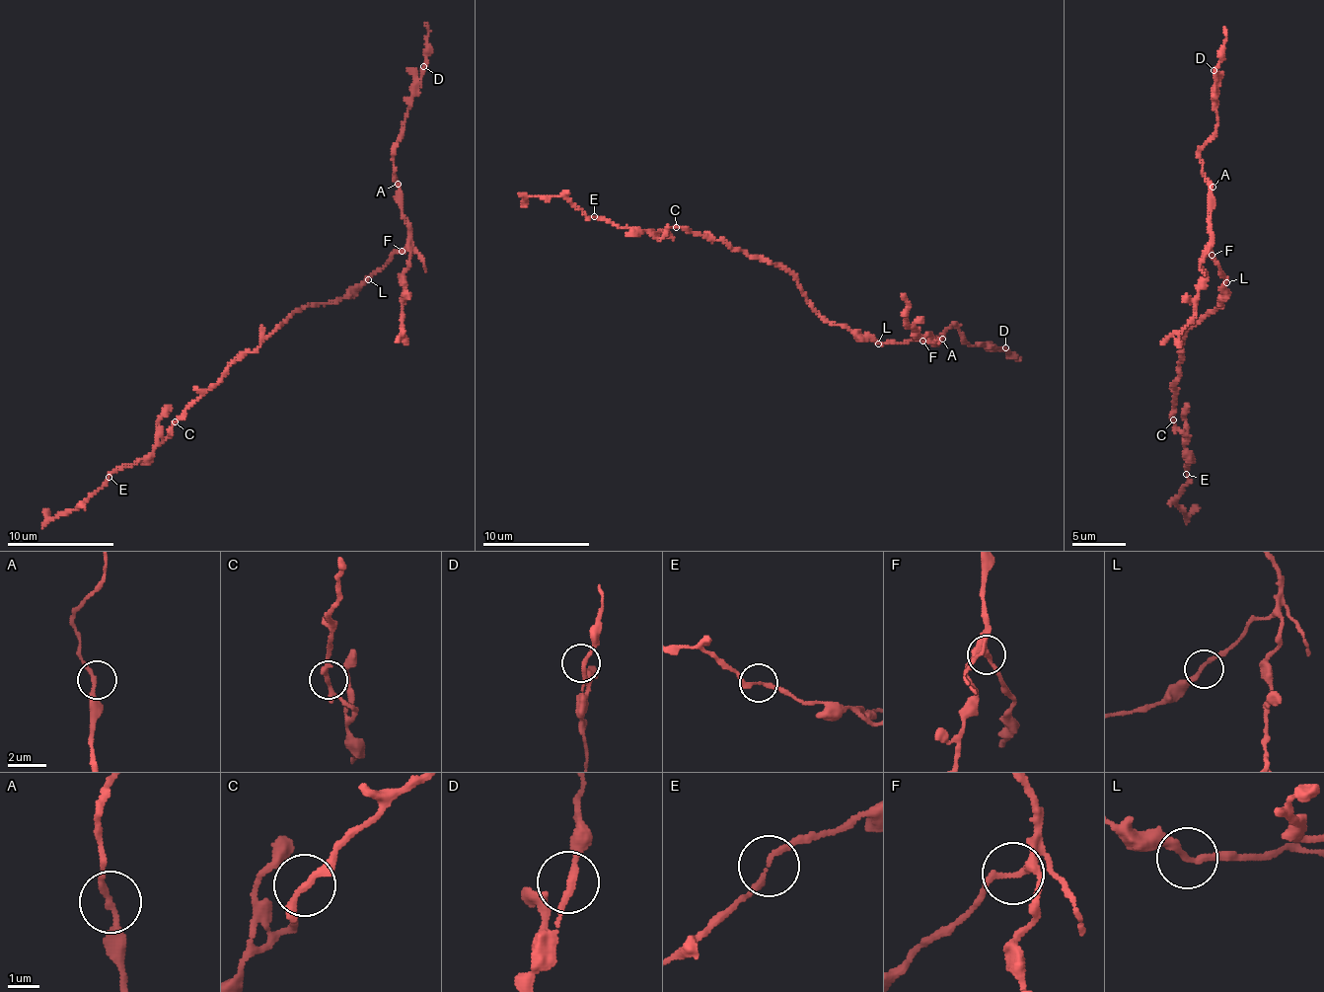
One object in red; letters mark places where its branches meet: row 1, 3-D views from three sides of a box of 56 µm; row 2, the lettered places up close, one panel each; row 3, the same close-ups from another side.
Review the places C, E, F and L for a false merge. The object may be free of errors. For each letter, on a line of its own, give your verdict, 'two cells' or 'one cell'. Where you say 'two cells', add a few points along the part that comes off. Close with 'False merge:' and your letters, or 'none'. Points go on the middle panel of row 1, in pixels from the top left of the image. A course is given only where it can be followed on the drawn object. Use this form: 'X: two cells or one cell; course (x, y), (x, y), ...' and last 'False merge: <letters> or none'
C: one cell
E: one cell
F: two cells; course (923, 341), (938, 343), (936, 337), (944, 337), (954, 325), (969, 345), (989, 345), (1018, 357)
L: one cell
False merge: F

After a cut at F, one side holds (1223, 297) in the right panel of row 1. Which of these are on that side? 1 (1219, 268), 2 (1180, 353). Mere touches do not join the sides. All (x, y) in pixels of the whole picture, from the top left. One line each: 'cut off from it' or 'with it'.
1: with it
2: with it

